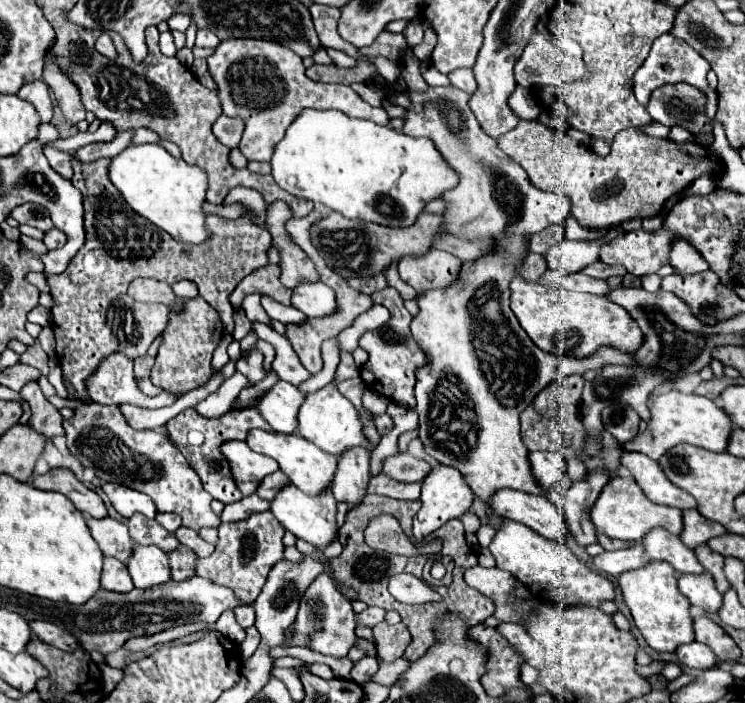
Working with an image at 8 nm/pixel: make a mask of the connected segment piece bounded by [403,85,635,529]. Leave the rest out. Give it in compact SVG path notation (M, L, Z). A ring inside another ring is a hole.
M429 87L427 91L405 91L409 95L411 107L407 109L407 115L403 117L403 133L411 137L429 137L439 153L445 157L445 161L459 173L461 181L453 191L447 191L443 195L447 203L445 211L445 229L457 237L465 239L481 239L481 237L495 237L501 241L501 251L495 255L487 255L479 259L477 263L465 263L461 269L461 279L449 289L435 289L427 291L417 299L419 303L419 315L411 323L411 333L417 339L417 343L427 353L427 365L417 371L417 385L415 385L415 397L417 397L417 413L419 413L419 439L423 443L423 449L429 457L439 461L441 465L449 465L453 469L459 469L465 477L467 485L473 489L473 493L487 505L487 523L493 529L501 527L503 517L495 513L491 507L491 497L499 489L519 489L523 493L531 495L547 495L543 487L535 483L535 477L531 475L531 465L527 459L527 447L523 445L519 437L519 415L521 411L533 403L535 395L547 387L557 377L557 367L573 367L573 375L583 375L585 371L597 371L605 365L632 365L635 360L632 355L621 355L617 349L603 347L589 359L573 359L567 361L555 355L549 355L535 347L535 343L525 335L519 321L515 319L511 307L509 307L509 281L511 271L517 261L521 261L525 249L527 249L527 237L533 233L543 231L547 225L553 225L557 221L563 221L569 213L569 203L565 203L565 197L559 197L555 193L543 193L535 189L521 165L517 165L511 157L507 157L499 147L497 141L491 139L477 123L475 115L471 113L467 101L469 95L459 91L457 87ZM447 375L457 377L465 387L467 399L447 399L445 395L435 395L437 383L445 379Z

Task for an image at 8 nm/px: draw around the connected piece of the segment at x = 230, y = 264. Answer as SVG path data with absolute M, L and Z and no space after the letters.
M73 159L75 173L71 183L83 195L89 239L61 275L51 275L47 279L51 297L55 301L51 309L51 325L57 339L57 357L65 379L81 395L87 395L83 389L85 379L99 367L101 359L115 351L121 351L131 359L145 355L149 345L167 325L167 305L123 301L133 279L153 277L167 283L181 279L193 281L199 289L199 295L221 315L225 333L231 335L235 323L229 295L243 277L269 263L267 251L271 247L269 231L253 225L249 213L237 221L225 221L217 215L209 215L207 227L211 231L211 239L203 245L175 241L163 229L155 227L151 221L143 219L131 211L131 207L127 207L117 187L109 181L107 167L109 159L99 159L95 163L81 163Z

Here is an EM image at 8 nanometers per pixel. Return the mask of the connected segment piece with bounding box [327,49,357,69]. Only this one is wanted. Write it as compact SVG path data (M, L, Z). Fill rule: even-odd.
M327 49L327 53L329 53L329 57L333 59L333 63L335 65L339 65L339 67L355 67L357 63L355 63L355 59L351 59L351 57L347 57L345 53L341 53L341 51L337 51L337 49Z

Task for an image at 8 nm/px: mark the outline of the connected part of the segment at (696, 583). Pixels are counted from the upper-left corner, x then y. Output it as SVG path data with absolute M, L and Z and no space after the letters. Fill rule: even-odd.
M709 573L701 575L681 575L679 577L681 593L691 601L691 605L699 605L709 613L717 613L723 605L723 595L717 591L715 581Z

